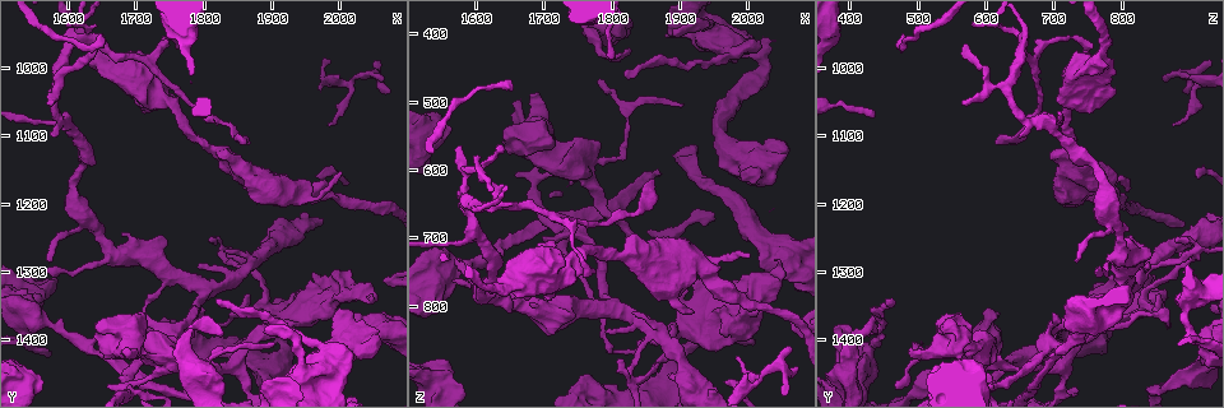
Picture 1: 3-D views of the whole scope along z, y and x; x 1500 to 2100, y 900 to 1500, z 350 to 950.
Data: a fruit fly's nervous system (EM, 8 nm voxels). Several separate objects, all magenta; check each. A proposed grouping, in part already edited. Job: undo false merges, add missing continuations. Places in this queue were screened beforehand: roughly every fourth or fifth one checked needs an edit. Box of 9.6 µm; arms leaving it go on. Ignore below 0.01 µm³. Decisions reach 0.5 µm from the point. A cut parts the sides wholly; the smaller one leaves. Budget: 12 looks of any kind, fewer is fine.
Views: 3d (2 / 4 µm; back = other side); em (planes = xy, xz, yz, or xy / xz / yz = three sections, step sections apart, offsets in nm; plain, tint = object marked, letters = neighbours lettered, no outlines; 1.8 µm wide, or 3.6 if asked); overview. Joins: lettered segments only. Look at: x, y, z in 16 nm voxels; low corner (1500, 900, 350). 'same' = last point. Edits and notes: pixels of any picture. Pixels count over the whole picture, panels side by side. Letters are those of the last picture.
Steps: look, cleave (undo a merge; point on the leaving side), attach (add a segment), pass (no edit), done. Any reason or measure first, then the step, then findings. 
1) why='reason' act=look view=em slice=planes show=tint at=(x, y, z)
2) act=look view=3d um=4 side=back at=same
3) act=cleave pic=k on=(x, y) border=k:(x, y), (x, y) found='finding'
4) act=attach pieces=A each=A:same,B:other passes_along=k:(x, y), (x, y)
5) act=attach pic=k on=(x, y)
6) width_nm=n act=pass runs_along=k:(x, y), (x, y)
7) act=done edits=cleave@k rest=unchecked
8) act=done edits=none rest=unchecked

why='calibre changes' act=look view=em um=3.6 slice=yz step=8 show=letters at=(1655, 990, 770)

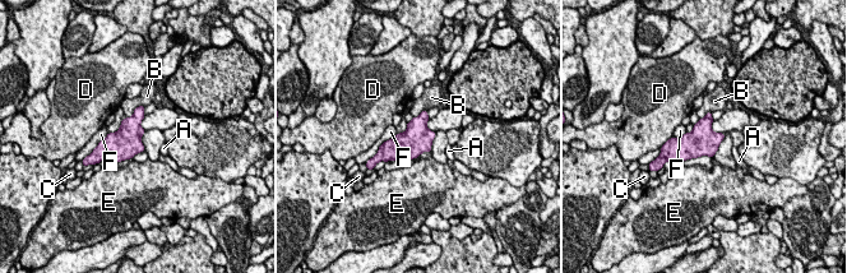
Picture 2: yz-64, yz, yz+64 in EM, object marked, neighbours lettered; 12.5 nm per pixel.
act=pass each=A:other,B:other,C:other,D:other,E:other,F:other border=2:(725, 134), (713, 156) found='all the same neuron'

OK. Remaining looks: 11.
why='sharp bend' act=look view=3d um=2 at=(1830, 1270, 905)

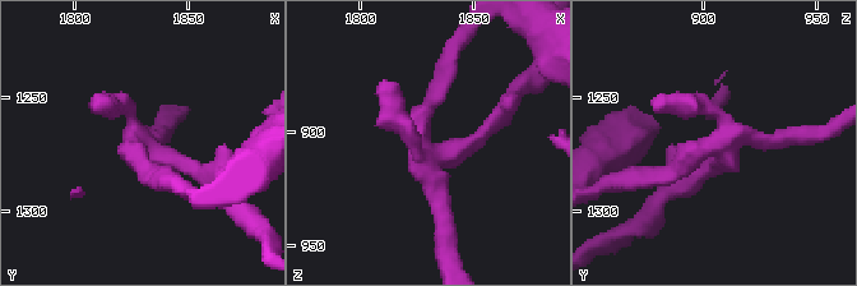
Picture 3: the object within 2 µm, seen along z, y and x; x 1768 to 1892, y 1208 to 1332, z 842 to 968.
why='shape alone is not enough' act=look view=em slice=yz step=16 show=tint at=(1825, 1270, 907)

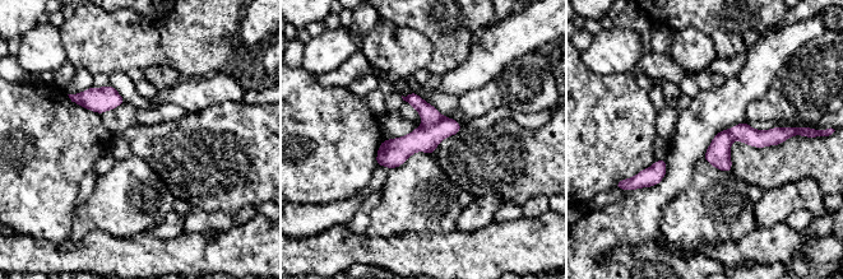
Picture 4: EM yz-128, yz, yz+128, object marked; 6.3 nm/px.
why='cut it another way' act=look view=em slice=planes show=letters at=same

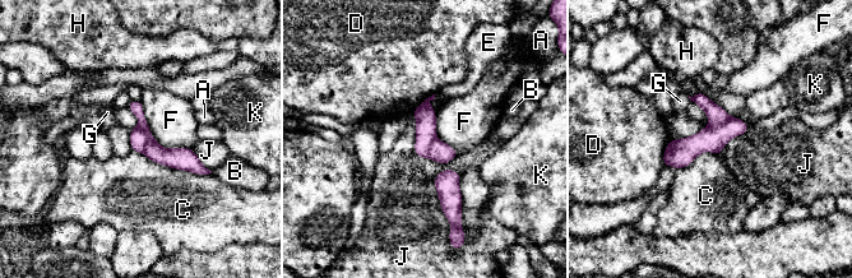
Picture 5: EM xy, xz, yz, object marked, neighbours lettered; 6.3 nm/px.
act=cleave pic=5 on=(138, 137) each=A:other,B:other,C:other,D:other,E:other,F:other,G:other,H:other,J:other,K:other border=5:(138, 125), (147, 135), (143, 152) found='a second neuron is stuck on'

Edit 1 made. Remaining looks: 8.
why='redraw' act=look view=overview

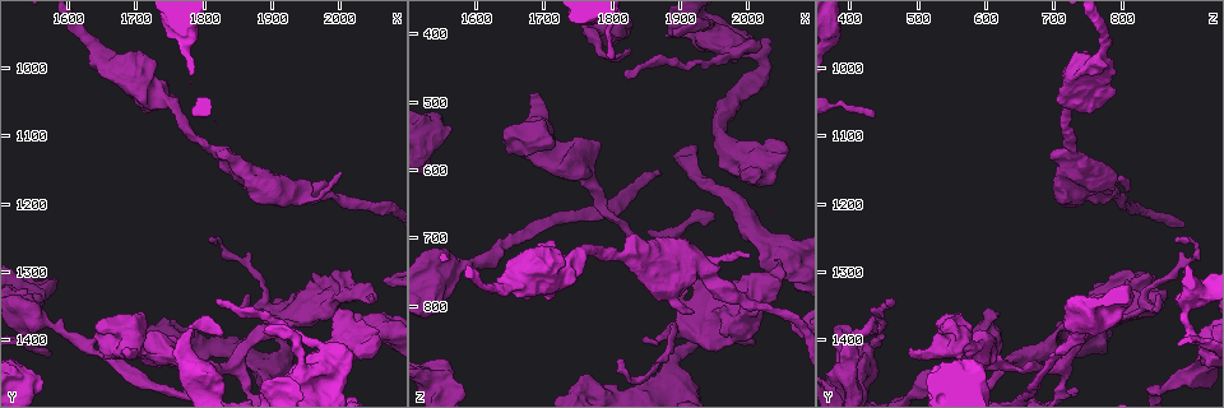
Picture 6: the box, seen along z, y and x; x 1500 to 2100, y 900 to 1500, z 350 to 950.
why='free end' act=look view=3d um=4 at=(1800, 1075, 435)

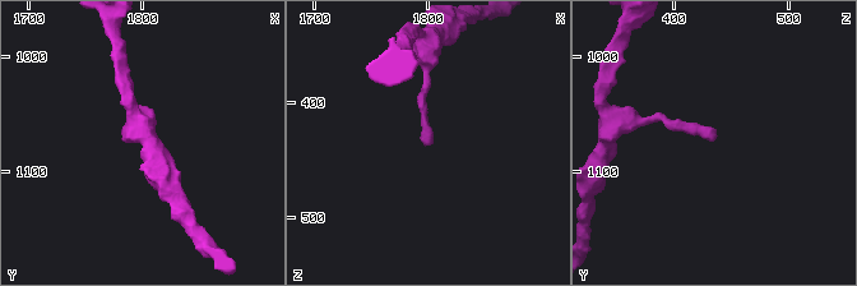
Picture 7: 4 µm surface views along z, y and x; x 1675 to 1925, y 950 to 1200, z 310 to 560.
why='shape alone is not enough' act=look view=em slice=planes show=letters at=(1800, 1072, 436)

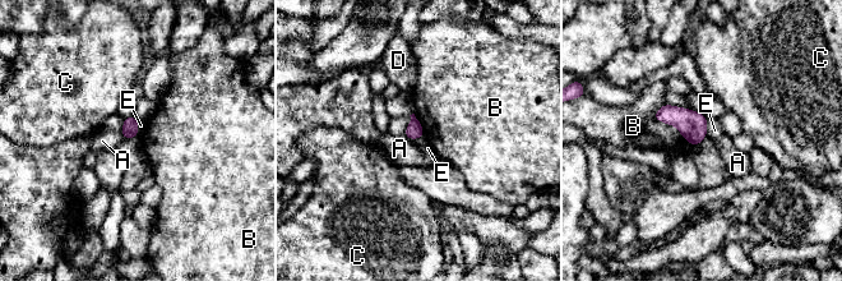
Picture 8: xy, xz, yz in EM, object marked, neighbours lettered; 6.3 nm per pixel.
longest_contact=B:280nm act=pass each=A:other,B:other,C:other,D:other,E:other border=8:(706, 118), (707, 136) found='no lettered segment goes on from it'

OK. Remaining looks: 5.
act=done edits=cleave@5 rest=unchecked

